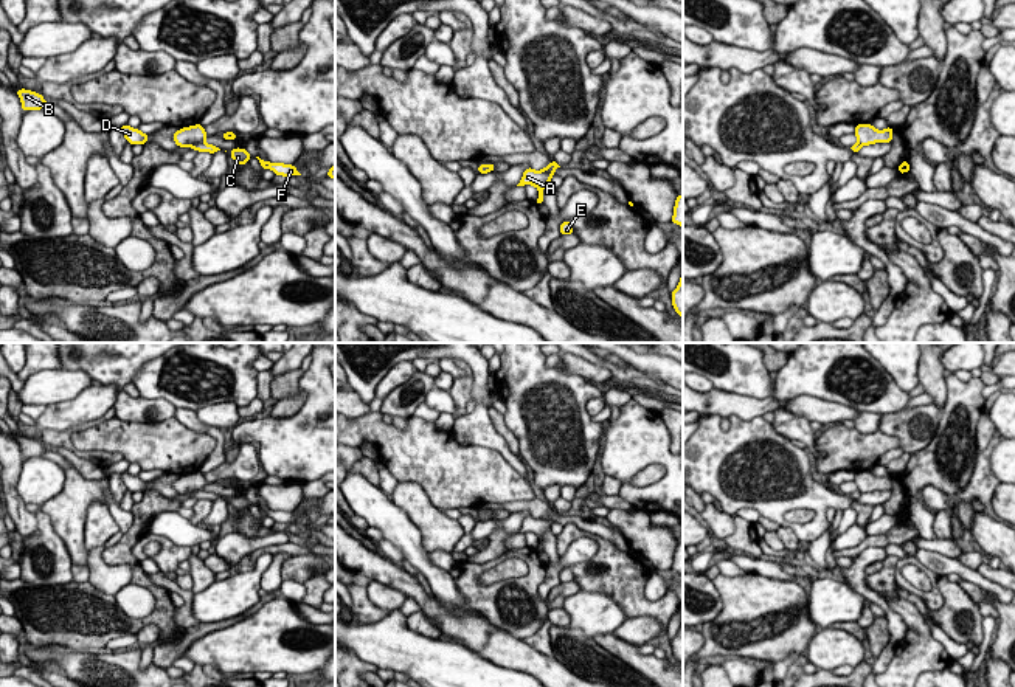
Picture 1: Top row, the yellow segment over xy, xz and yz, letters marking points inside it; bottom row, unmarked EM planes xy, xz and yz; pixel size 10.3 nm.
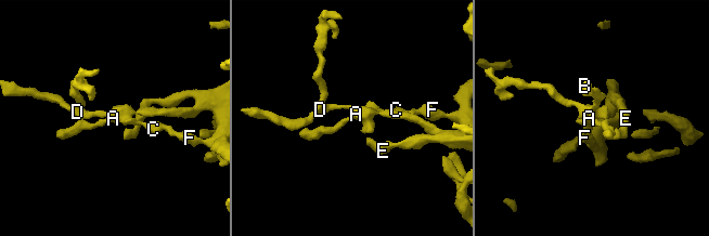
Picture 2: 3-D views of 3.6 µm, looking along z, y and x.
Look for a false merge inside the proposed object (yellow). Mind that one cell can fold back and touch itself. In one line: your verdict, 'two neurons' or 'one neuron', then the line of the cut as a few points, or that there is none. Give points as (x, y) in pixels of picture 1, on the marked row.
one neuron; no cut

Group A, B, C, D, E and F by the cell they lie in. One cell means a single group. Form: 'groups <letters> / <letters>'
groups A B C D E F

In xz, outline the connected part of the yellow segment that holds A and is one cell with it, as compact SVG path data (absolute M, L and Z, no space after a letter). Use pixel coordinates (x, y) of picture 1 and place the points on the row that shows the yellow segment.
M554 160L551 164L543 167L542 171L534 171L528 167L523 171L523 177L517 186L532 185L539 189L539 199L535 200L537 205L543 205L543 188L551 181L556 175L554 171L560 167Z

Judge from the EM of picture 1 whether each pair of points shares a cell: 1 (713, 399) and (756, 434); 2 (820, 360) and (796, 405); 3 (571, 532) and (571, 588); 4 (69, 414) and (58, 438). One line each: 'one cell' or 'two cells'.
1: two cells
2: two cells
3: two cells
4: two cells

